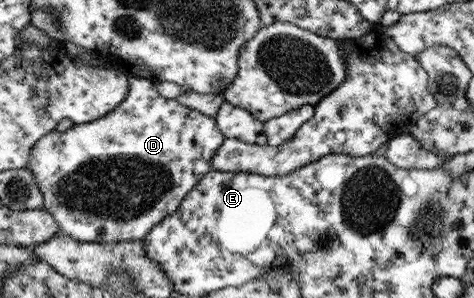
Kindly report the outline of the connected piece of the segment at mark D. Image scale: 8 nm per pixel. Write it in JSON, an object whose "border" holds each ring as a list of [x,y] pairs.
{"border":[[[130,76],[130,93],[126,96],[123,103],[105,117],[89,122],[87,124],[74,124],[67,131],[47,132],[43,139],[34,145],[30,161],[26,165],[27,169],[34,174],[34,177],[45,195],[45,203],[43,208],[48,210],[53,216],[54,221],[60,227],[60,234],[73,238],[74,241],[97,243],[97,244],[115,244],[116,242],[125,241],[142,241],[148,236],[158,224],[162,224],[166,217],[178,211],[181,203],[189,195],[203,176],[209,175],[213,170],[213,159],[215,152],[222,147],[226,141],[226,136],[218,128],[218,122],[215,118],[211,118],[199,110],[191,109],[185,106],[177,99],[164,98],[159,93],[158,86],[155,82],[143,79],[141,77]]]}

